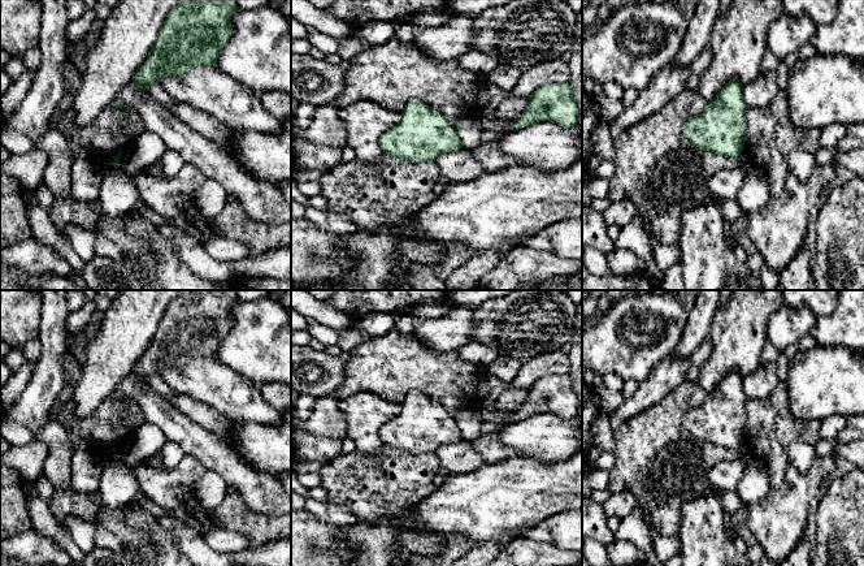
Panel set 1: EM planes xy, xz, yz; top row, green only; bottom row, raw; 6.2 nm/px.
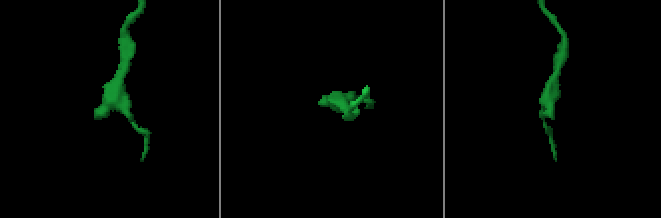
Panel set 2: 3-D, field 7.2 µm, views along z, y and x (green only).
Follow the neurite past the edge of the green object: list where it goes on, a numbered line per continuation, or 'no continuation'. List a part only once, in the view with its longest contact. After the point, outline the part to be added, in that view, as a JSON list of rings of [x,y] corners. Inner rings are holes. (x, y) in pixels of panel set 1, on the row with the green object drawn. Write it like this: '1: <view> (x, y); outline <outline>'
no continuation

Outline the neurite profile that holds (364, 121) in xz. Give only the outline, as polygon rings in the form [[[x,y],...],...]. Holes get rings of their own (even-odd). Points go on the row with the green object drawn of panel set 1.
[[[359,100],[339,108],[338,117],[346,128],[347,146],[355,151],[357,160],[373,164],[383,154],[379,137],[400,121],[401,113]]]

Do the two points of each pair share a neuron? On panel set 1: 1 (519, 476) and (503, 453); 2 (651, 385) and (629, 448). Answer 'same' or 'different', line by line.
1: different
2: different

